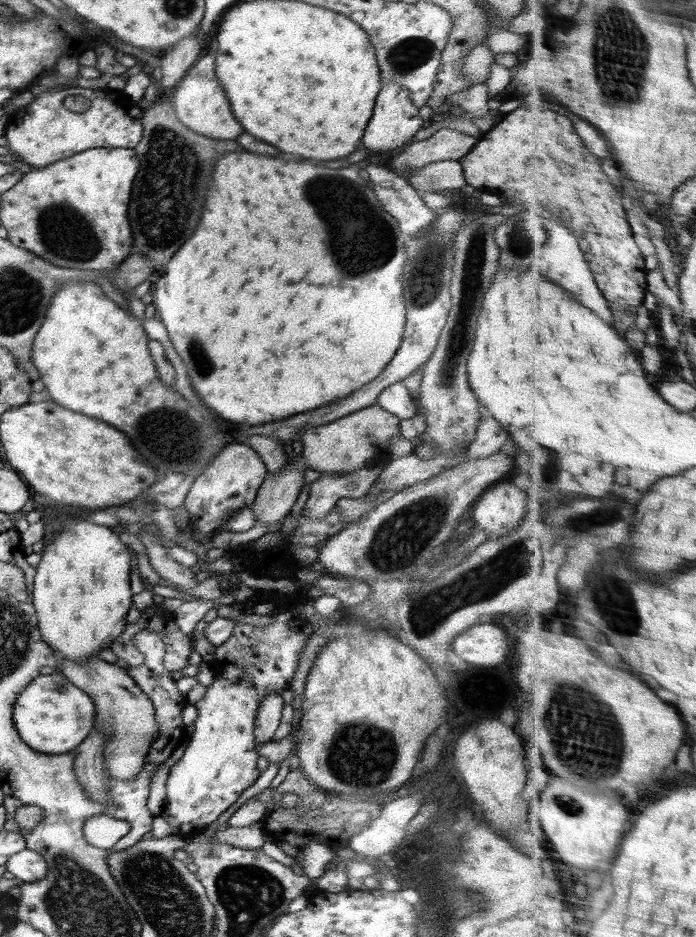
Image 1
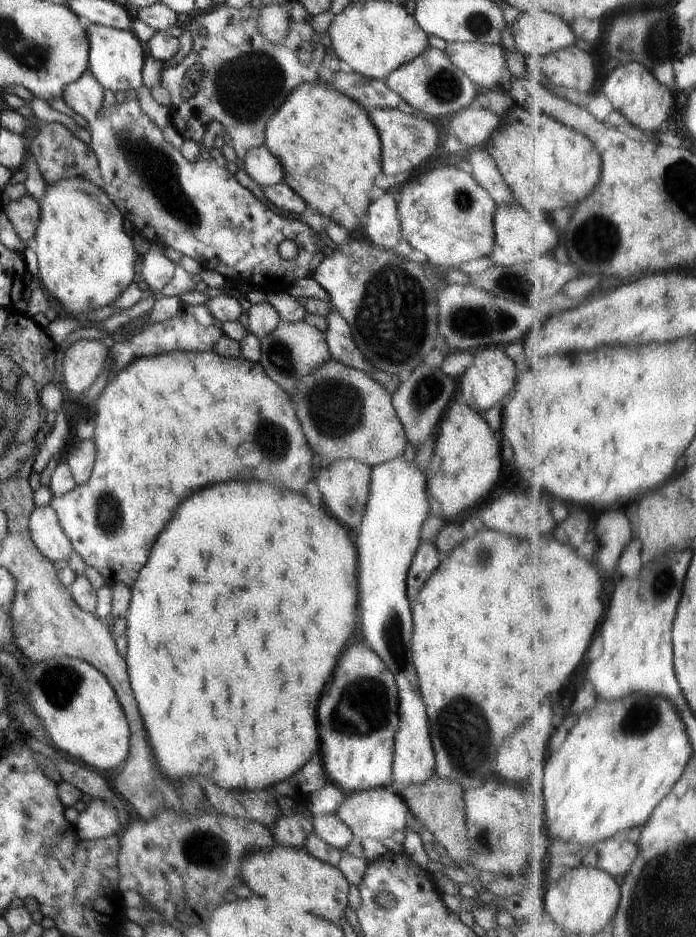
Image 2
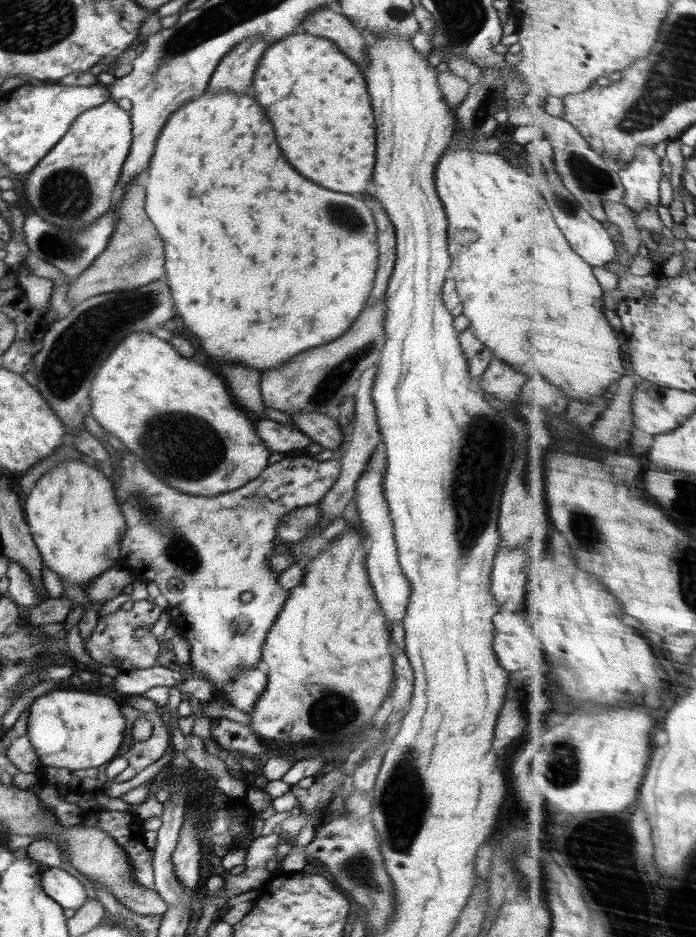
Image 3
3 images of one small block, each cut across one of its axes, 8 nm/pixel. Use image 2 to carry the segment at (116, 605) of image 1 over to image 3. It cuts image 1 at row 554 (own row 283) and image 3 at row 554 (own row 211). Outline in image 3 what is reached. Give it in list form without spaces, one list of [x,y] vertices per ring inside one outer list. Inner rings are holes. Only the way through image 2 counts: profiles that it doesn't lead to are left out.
[[[80,459],[64,460],[48,470],[35,484],[22,506],[43,565],[56,572],[63,583],[74,583],[84,590],[94,577],[119,562],[120,541],[126,530],[124,515],[118,508],[117,500],[114,500],[116,496],[114,496],[113,482],[108,476],[107,469],[89,466]]]

